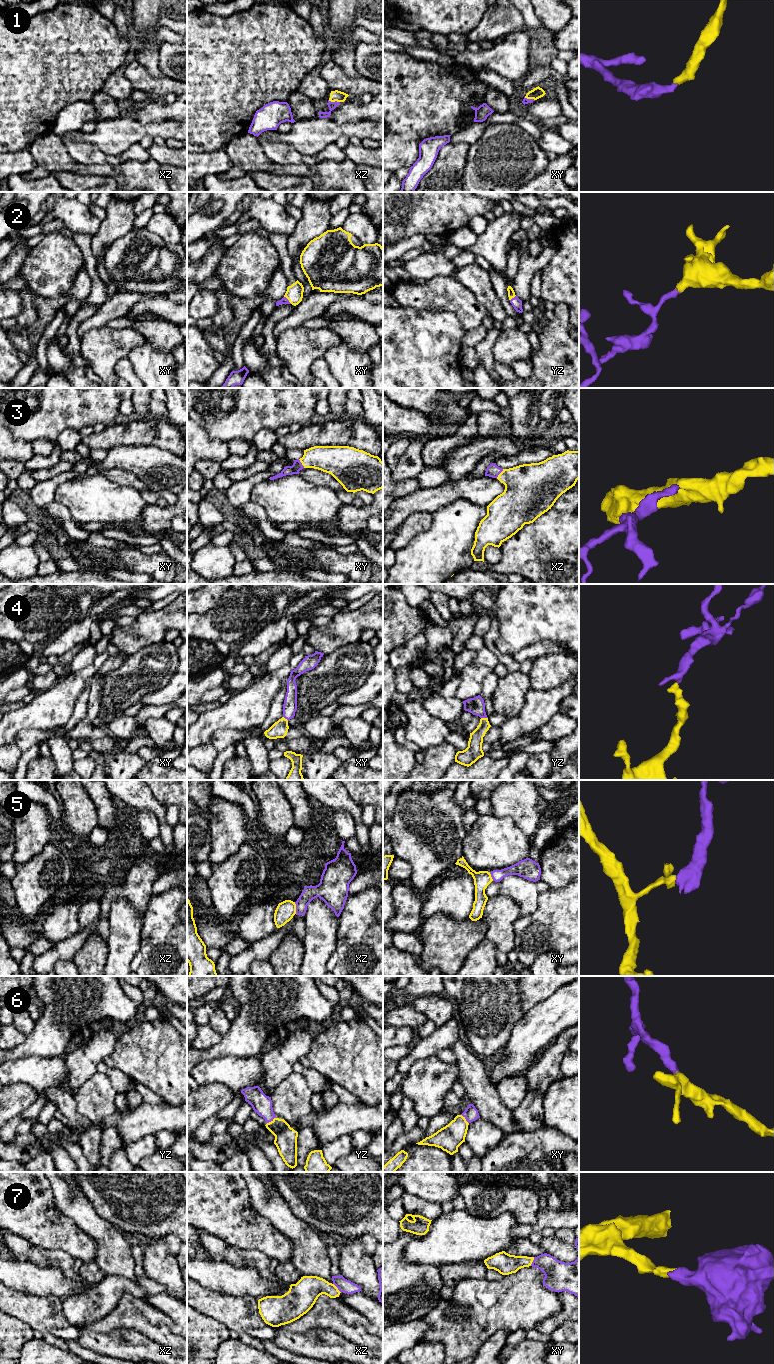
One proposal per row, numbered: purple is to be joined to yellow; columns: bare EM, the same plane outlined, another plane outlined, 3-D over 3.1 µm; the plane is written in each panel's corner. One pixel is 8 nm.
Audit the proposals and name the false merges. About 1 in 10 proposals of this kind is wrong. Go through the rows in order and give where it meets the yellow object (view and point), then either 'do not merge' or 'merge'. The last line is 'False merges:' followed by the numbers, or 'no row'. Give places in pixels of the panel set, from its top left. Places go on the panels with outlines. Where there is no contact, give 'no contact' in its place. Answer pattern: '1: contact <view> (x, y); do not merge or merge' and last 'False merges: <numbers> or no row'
1: contact xz (334, 101); merge
2: contact xy (288, 299); merge
3: contact xy (301, 462); merge
4: contact yz (484, 718); merge
5: contact xz (295, 908); do not merge
6: contact yz (271, 1121); merge
7: contact xz (337, 1288); merge
False merges: 5

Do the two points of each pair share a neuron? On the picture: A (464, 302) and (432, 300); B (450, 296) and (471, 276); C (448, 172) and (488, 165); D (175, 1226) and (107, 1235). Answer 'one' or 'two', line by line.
A: one
B: two
C: two
D: two

